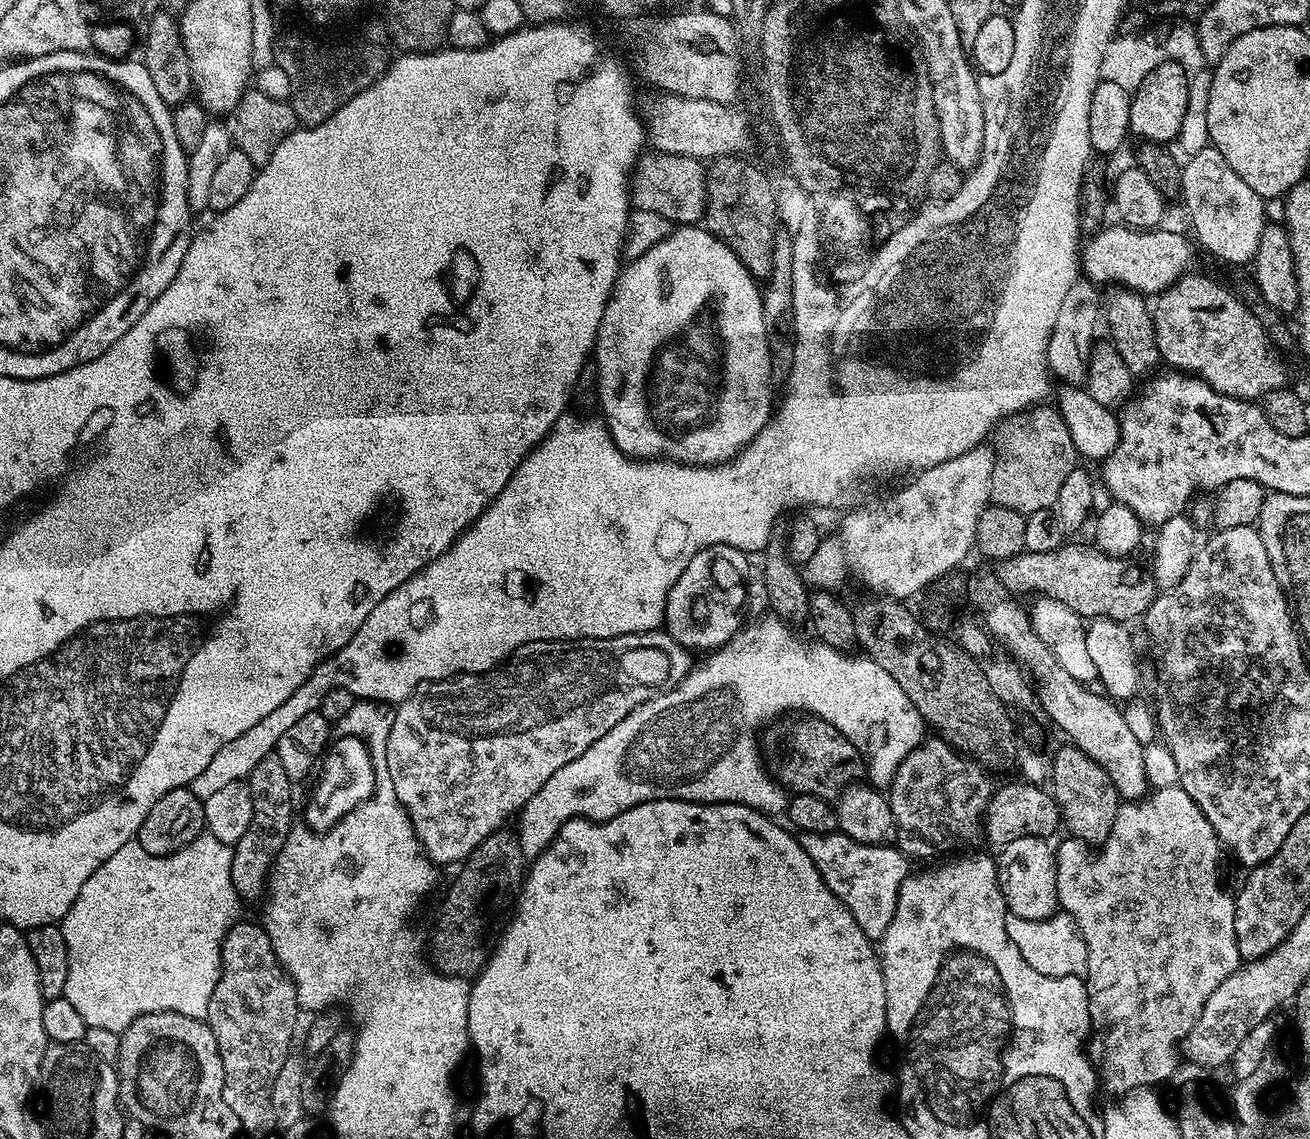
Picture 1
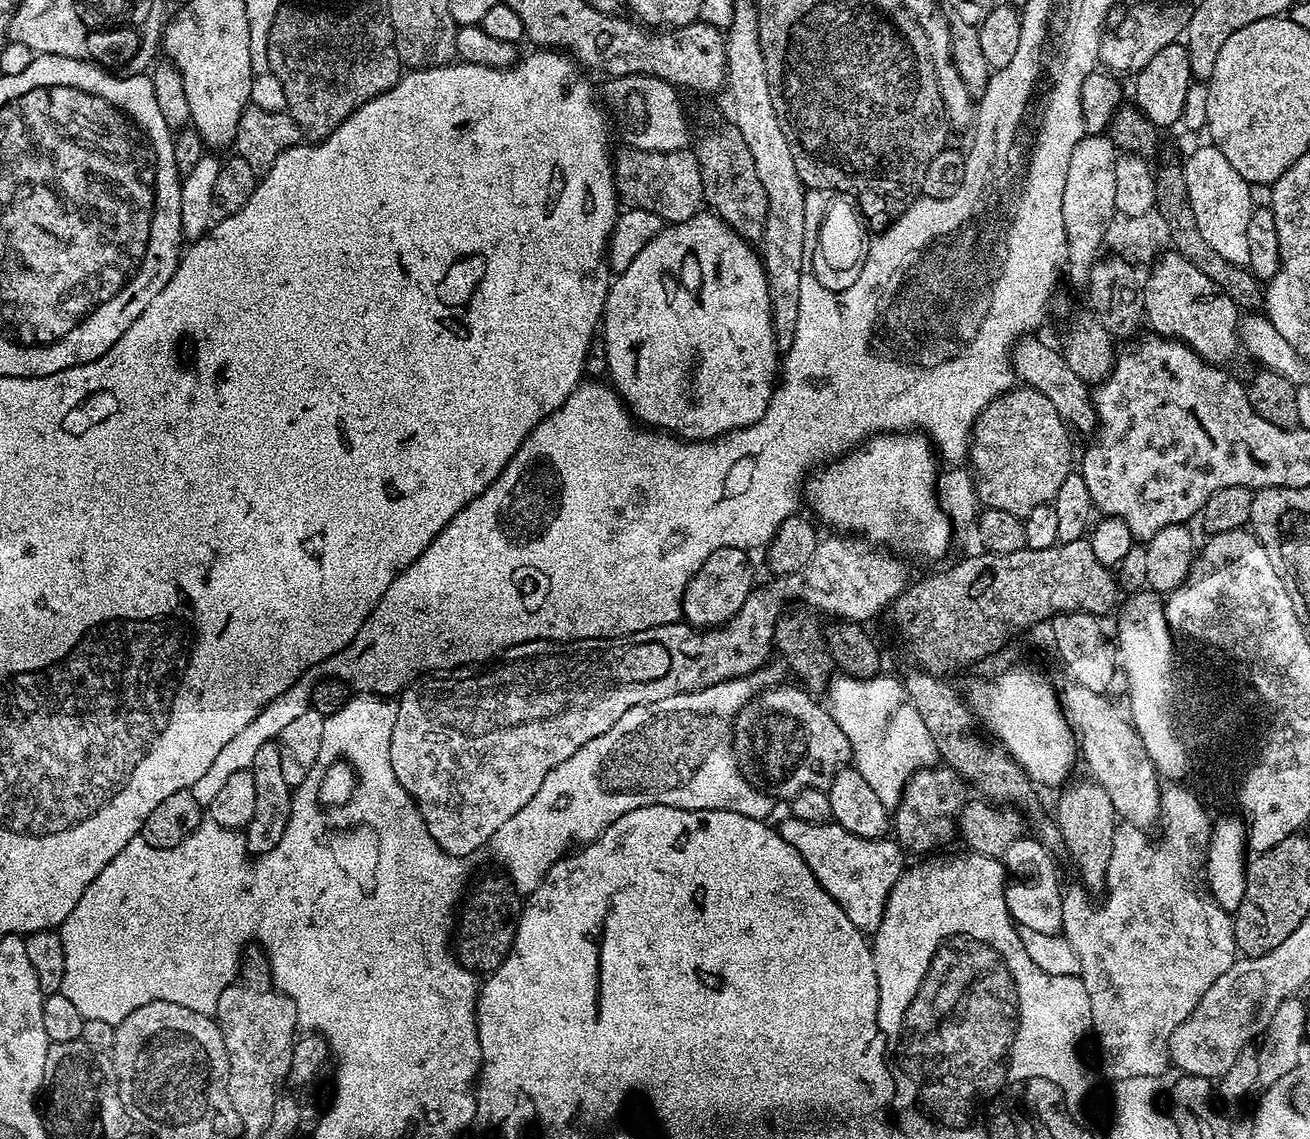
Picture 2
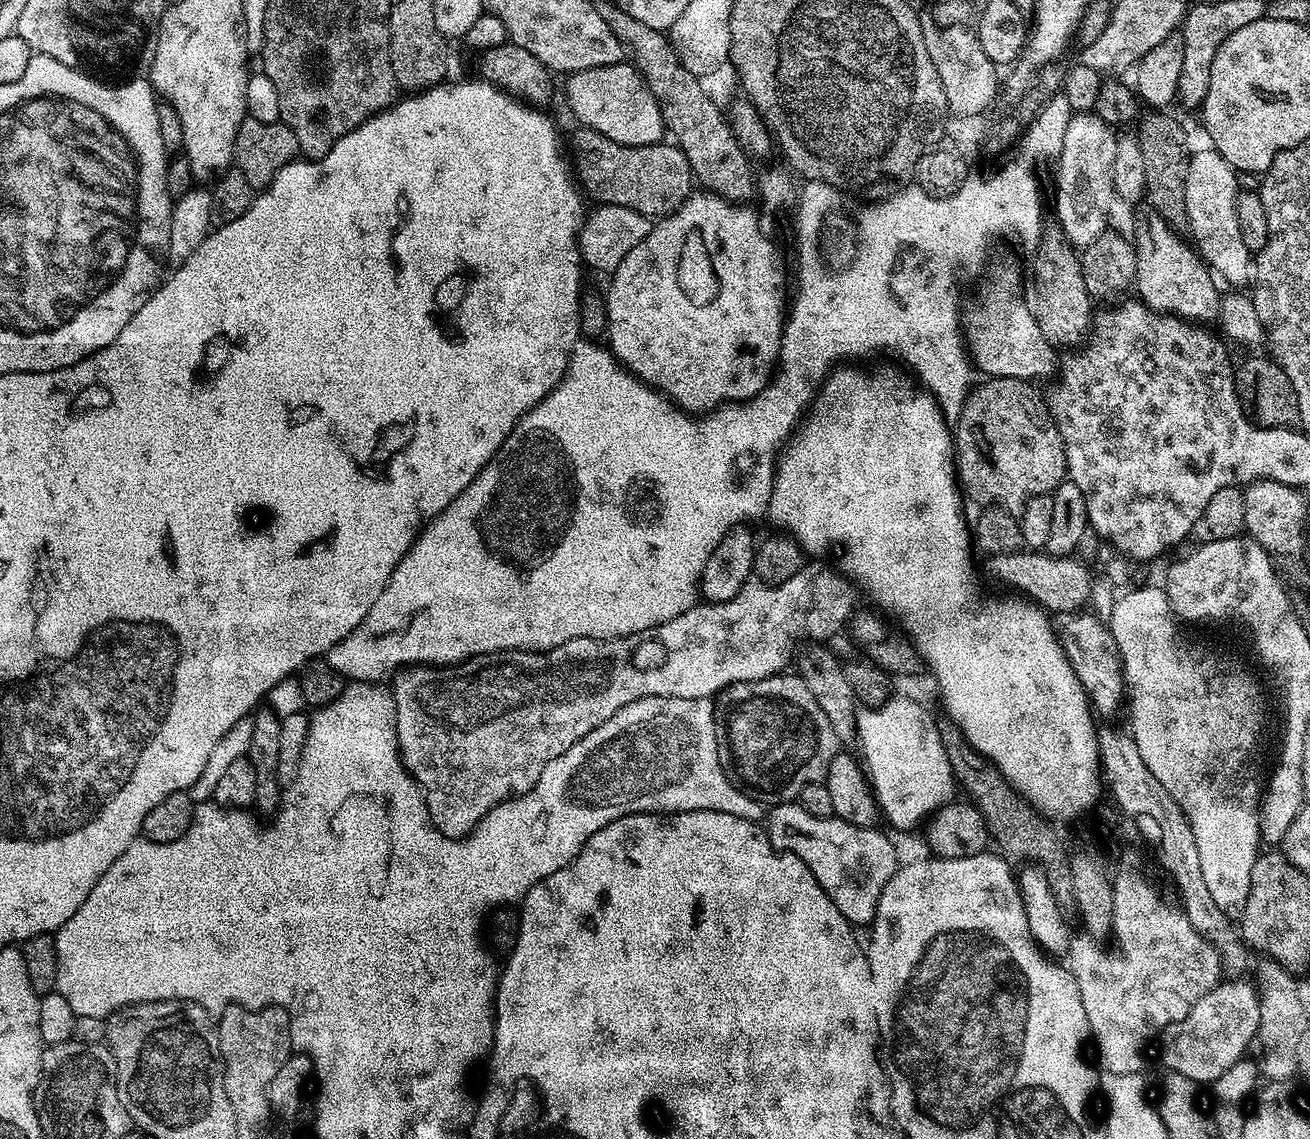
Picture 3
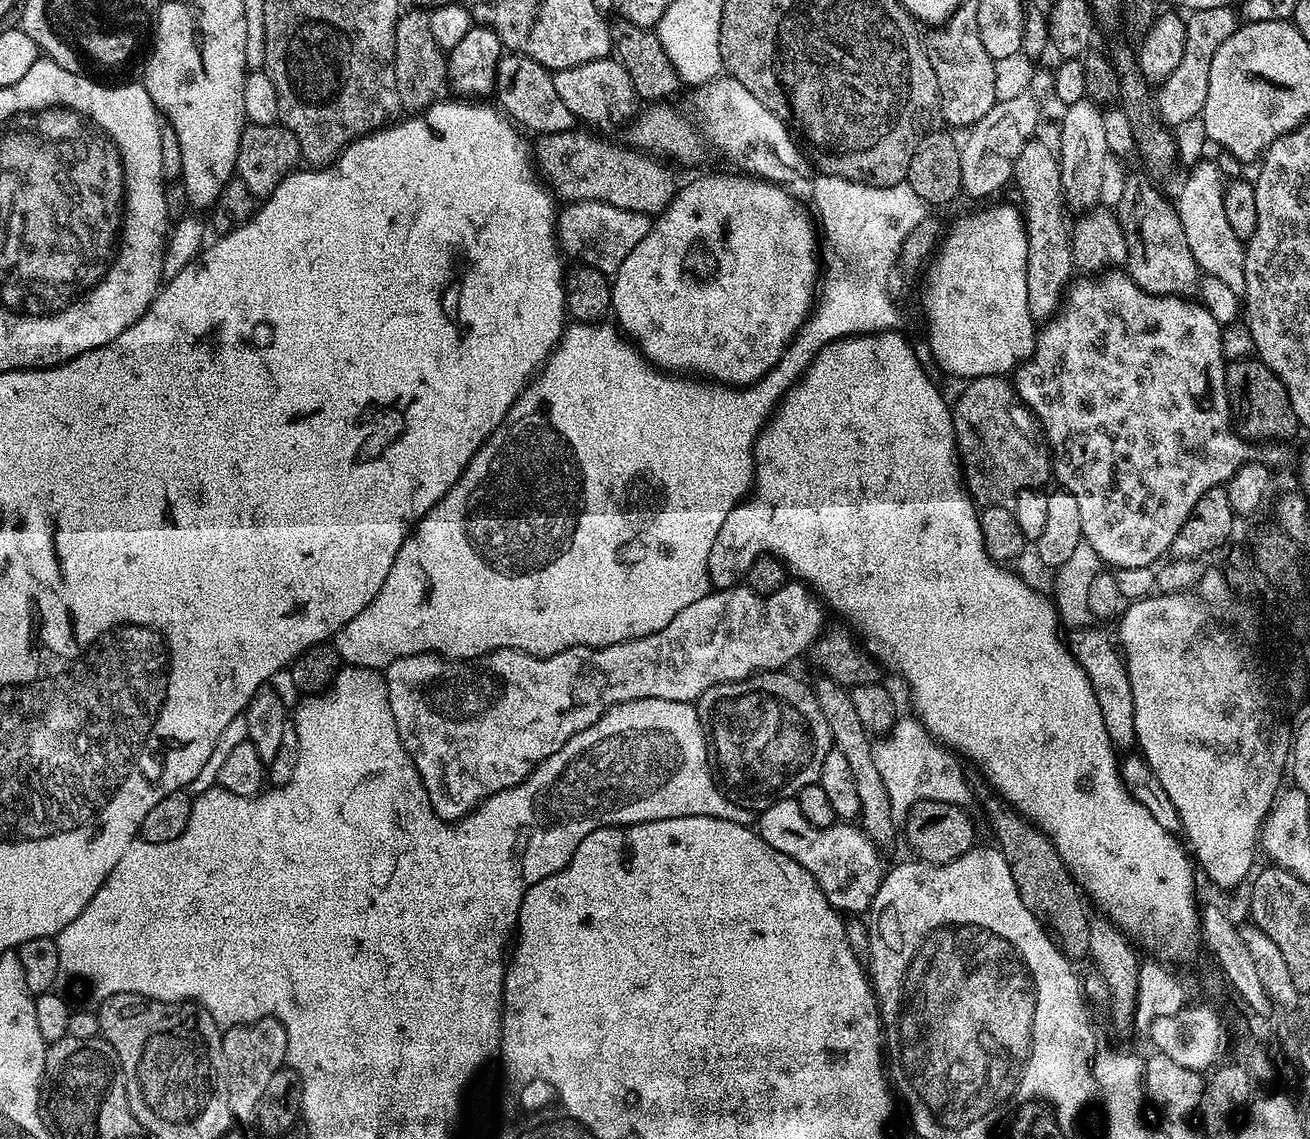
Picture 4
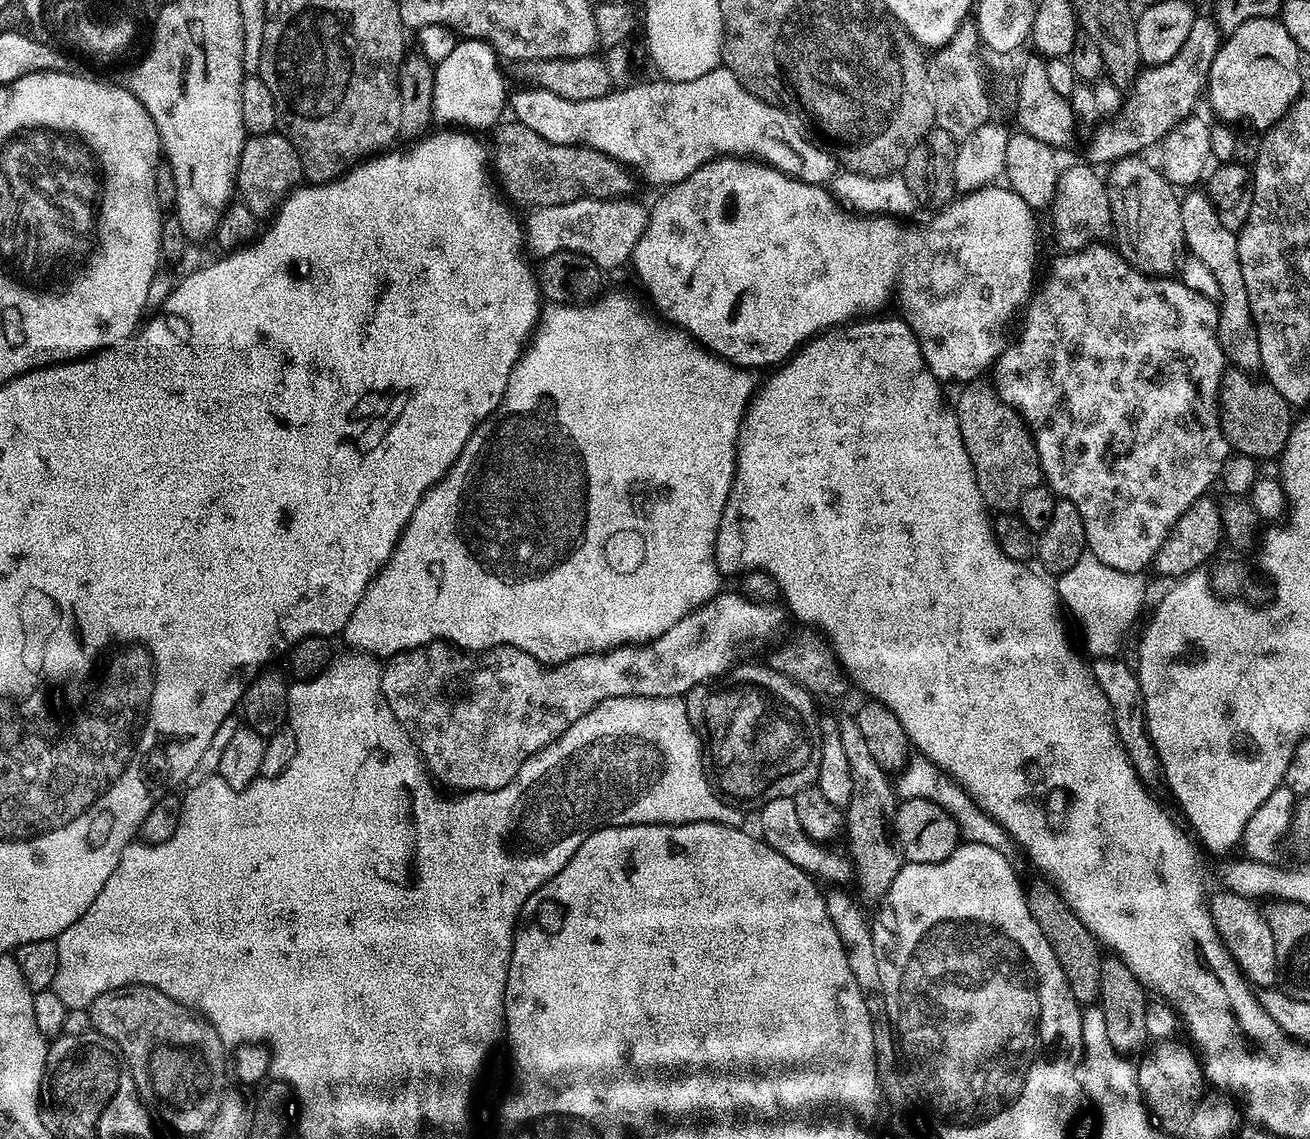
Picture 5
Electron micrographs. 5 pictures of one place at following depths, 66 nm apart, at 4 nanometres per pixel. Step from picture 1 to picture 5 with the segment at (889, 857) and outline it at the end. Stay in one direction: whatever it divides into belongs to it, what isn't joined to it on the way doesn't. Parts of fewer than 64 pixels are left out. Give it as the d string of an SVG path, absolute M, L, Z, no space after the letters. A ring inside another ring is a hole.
M791 796L774 798L770 802L759 805L758 812L760 812L759 835L771 848L778 850L782 858L790 858L794 866L798 866L803 872L807 872L809 876L825 885L828 883L832 884L828 886L848 886L844 884L851 881L853 883L854 865L851 859L843 851L840 853L838 849L832 848L836 846L829 846L827 843L815 840L810 834L806 834L806 830L802 830Z

